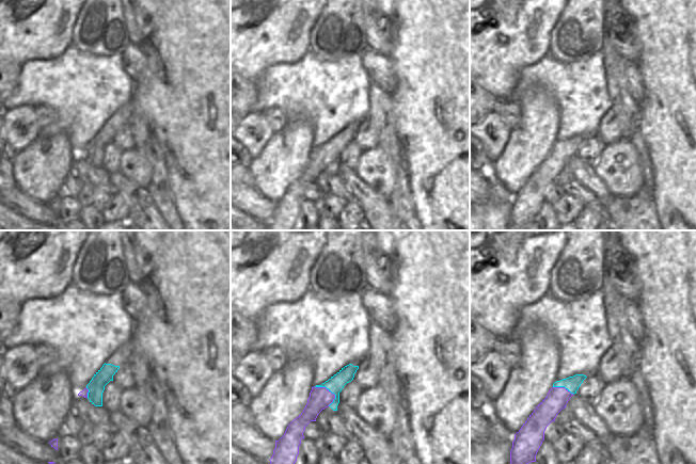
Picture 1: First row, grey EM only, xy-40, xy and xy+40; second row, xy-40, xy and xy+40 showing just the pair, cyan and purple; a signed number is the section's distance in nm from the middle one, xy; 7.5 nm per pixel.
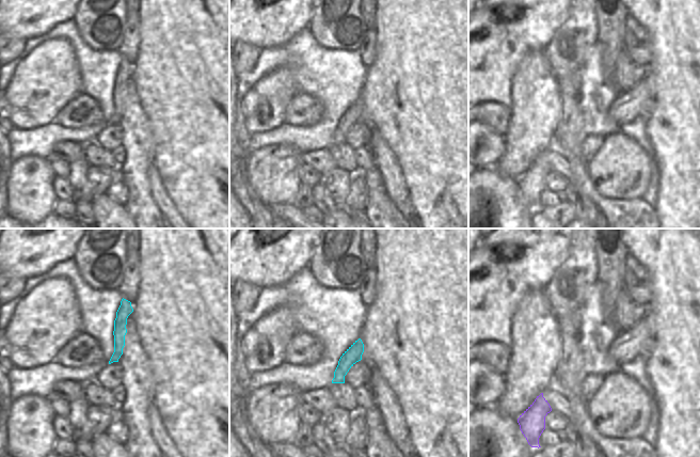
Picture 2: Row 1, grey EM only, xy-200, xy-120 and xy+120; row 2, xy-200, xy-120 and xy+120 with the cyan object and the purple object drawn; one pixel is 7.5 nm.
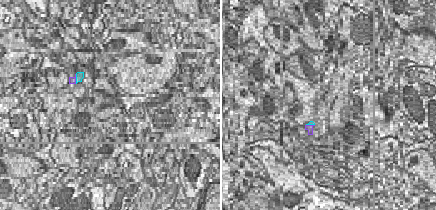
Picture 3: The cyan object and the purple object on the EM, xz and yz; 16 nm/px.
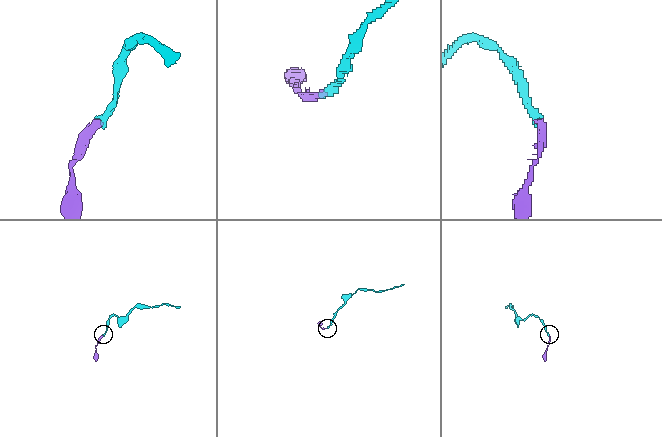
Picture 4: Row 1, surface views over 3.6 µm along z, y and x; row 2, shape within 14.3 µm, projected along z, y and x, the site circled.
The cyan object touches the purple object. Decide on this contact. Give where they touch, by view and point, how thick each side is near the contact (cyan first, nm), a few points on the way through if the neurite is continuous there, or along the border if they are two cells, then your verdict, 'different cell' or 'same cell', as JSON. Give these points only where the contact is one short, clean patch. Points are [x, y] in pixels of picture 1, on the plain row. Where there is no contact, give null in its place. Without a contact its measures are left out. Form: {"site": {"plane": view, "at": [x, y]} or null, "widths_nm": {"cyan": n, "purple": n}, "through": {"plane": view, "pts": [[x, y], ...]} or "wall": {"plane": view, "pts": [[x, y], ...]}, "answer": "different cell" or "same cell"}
{"site": {"plane": "xy", "at": [326, 148]}, "widths_nm": {"cyan": 120, "purple": 160}, "wall": {"plane": "xy", "pts": [[314, 147], [325, 147], [335, 159]]}, "answer": "different cell"}

